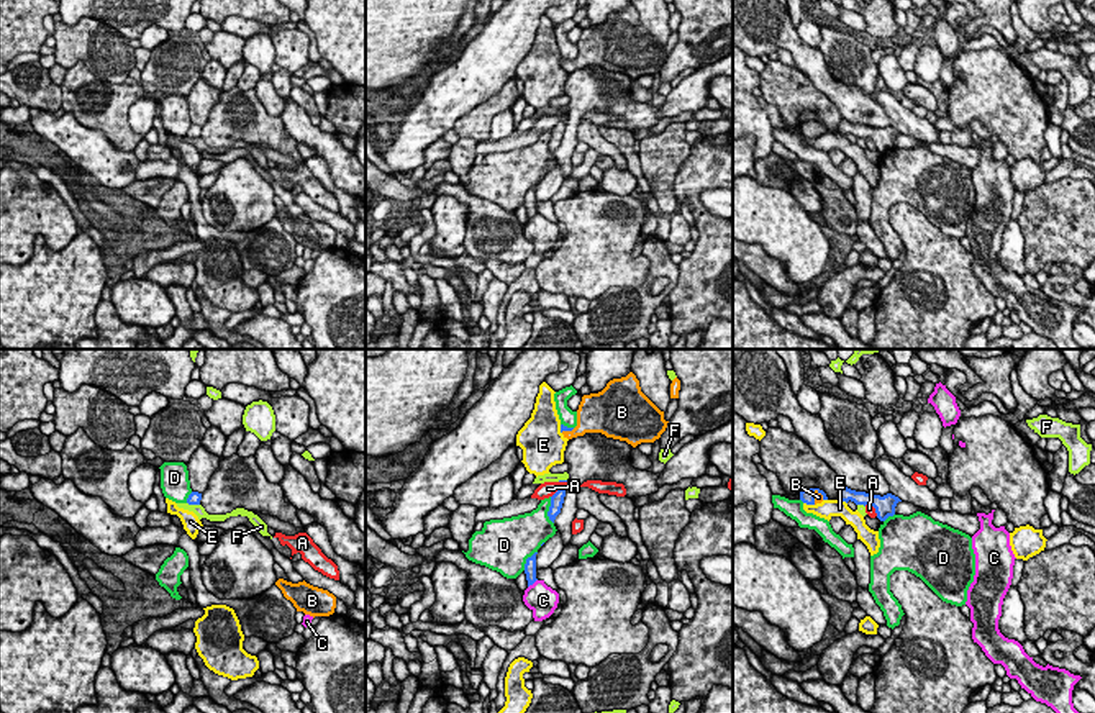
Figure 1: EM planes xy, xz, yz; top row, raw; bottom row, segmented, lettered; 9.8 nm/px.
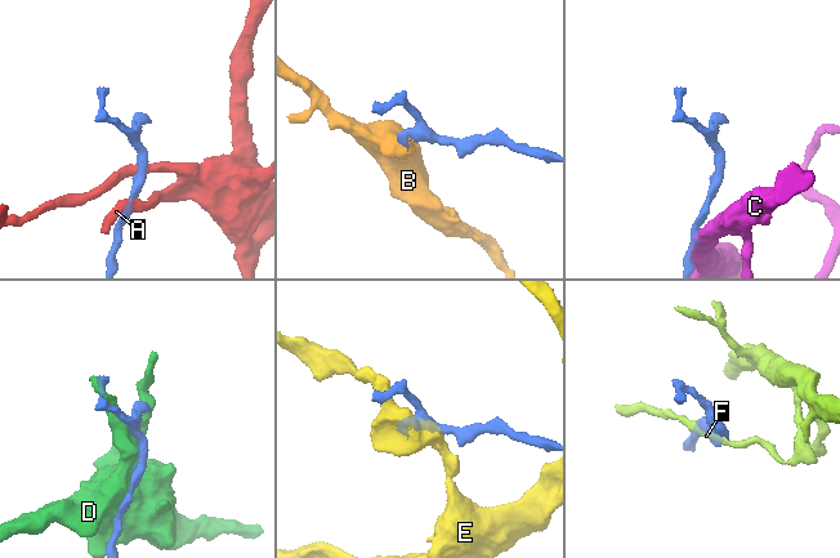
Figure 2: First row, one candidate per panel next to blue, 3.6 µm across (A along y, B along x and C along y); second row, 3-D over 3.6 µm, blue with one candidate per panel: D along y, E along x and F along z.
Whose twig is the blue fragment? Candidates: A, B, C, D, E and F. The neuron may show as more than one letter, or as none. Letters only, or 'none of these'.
B

